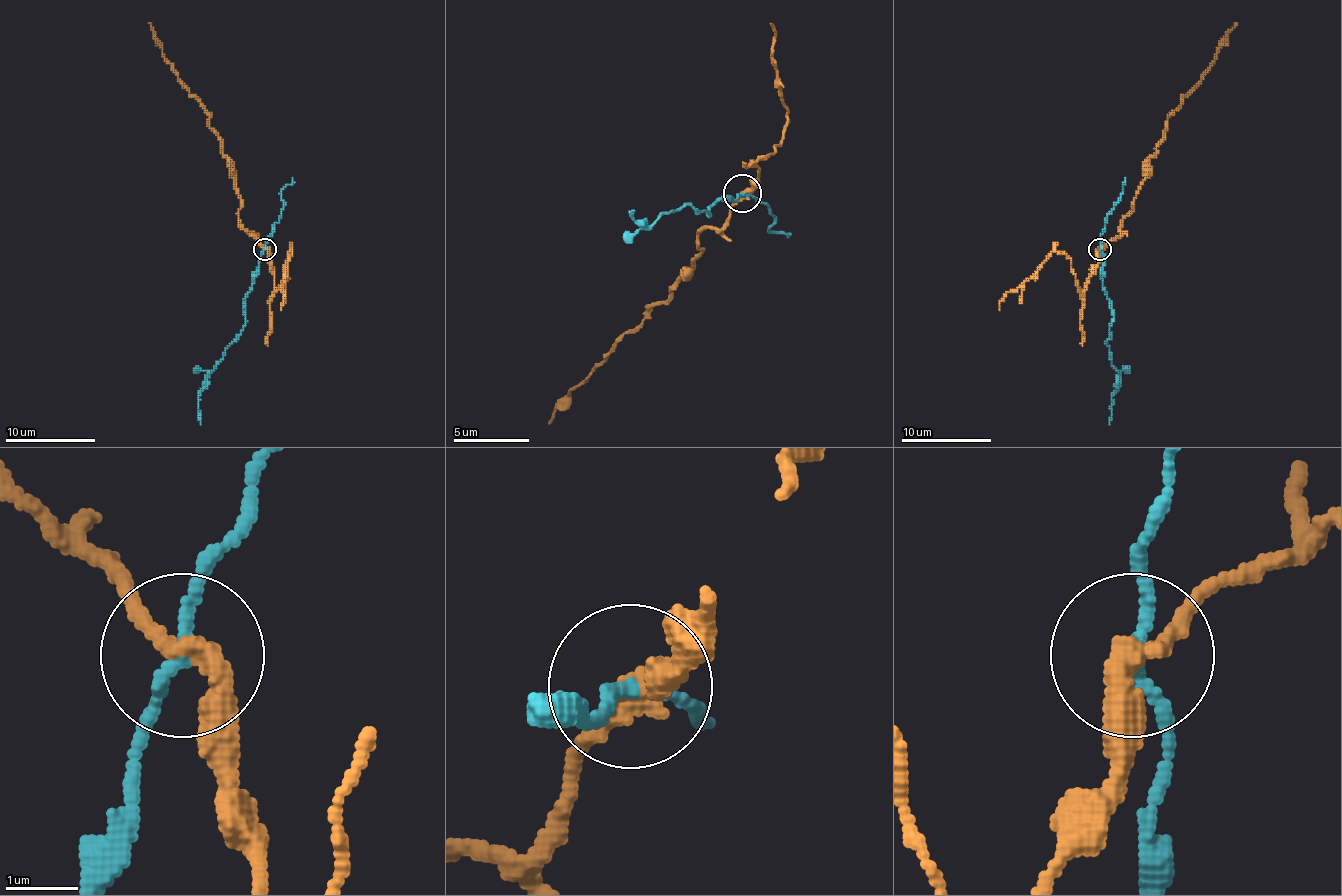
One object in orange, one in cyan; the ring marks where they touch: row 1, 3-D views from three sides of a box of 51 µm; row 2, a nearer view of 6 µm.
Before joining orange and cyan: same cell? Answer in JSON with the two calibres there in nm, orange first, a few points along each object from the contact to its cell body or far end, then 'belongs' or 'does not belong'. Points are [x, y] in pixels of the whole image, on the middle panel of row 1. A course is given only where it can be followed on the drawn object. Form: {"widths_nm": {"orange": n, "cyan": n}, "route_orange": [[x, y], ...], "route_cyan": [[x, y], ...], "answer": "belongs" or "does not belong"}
{"widths_nm": {"orange": 320, "cyan": 150}, "route_orange": [[743, 194], [720, 228], [698, 232], [702, 251], [671, 292], [649, 307], [649, 315], [596, 364], [547, 424]], "route_cyan": [[743, 194], [736, 202], [720, 198], [709, 213], [683, 206], [645, 224], [630, 213], [634, 209]], "answer": "does not belong"}

